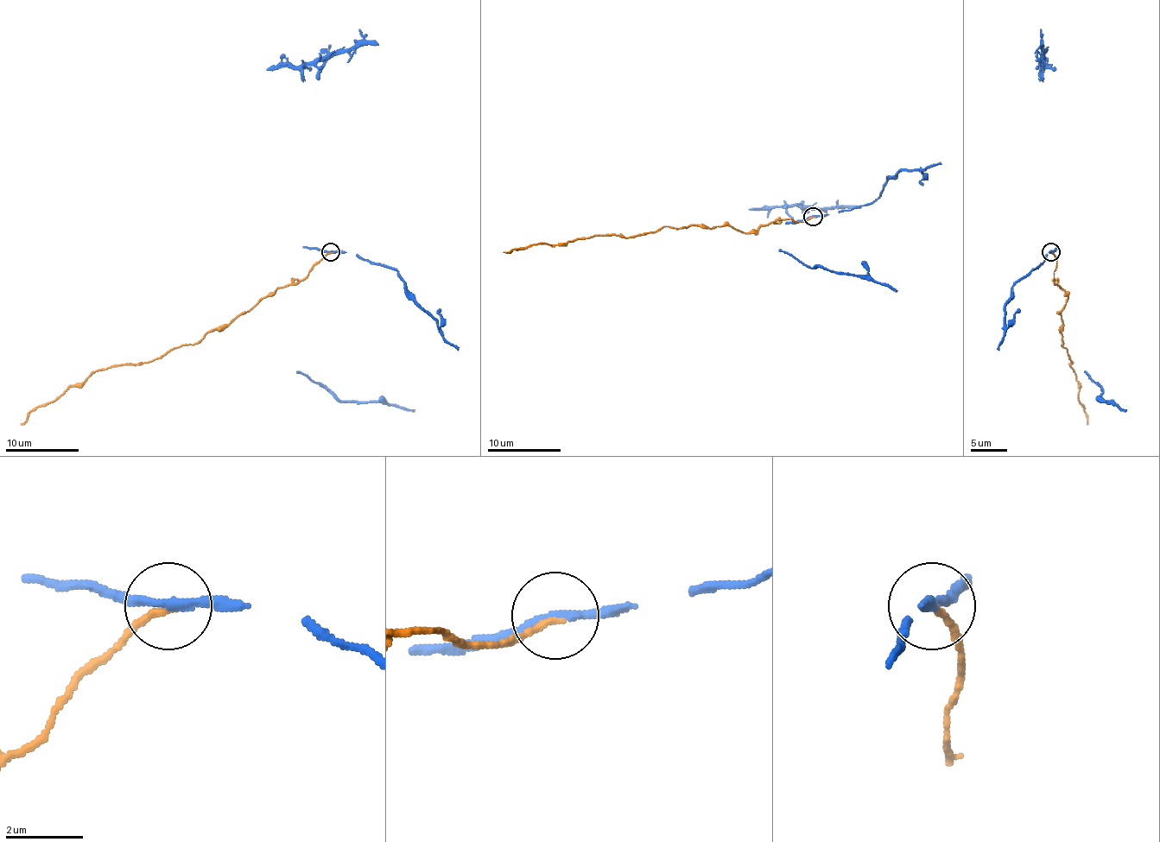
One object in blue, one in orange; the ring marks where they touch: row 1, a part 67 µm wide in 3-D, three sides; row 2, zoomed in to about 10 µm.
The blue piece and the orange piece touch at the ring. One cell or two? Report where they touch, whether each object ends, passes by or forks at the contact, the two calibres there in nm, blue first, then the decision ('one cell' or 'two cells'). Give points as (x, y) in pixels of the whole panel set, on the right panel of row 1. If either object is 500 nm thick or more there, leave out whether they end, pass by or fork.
(1051, 252) | blue passes by | orange ends | 200/170 nm | two cells

